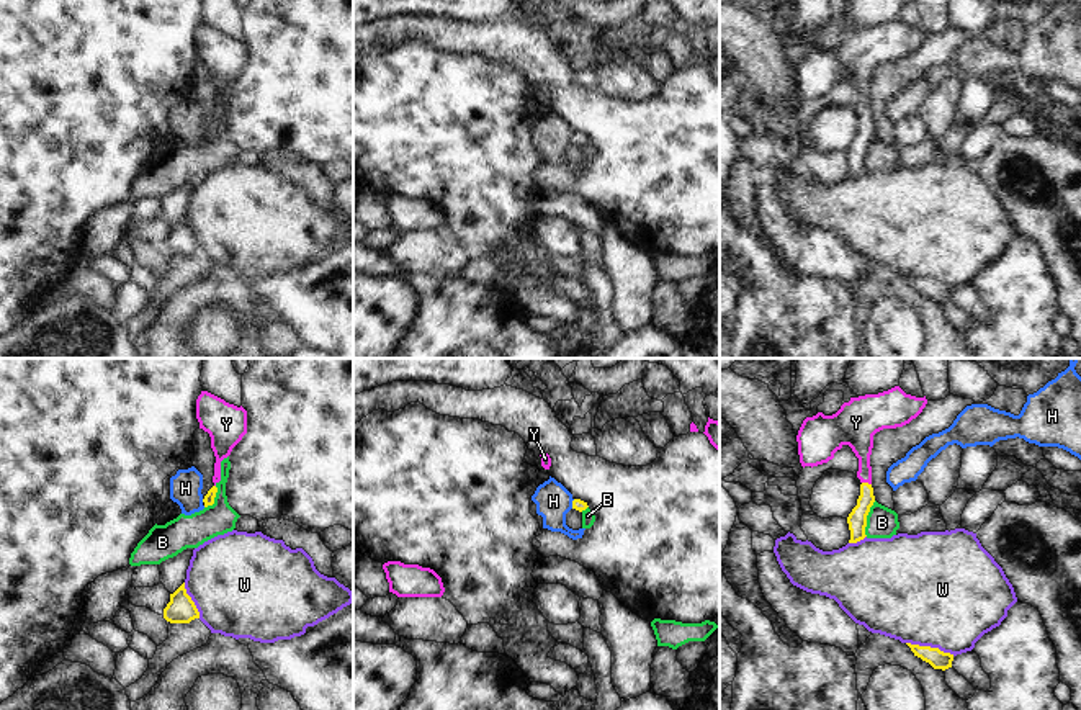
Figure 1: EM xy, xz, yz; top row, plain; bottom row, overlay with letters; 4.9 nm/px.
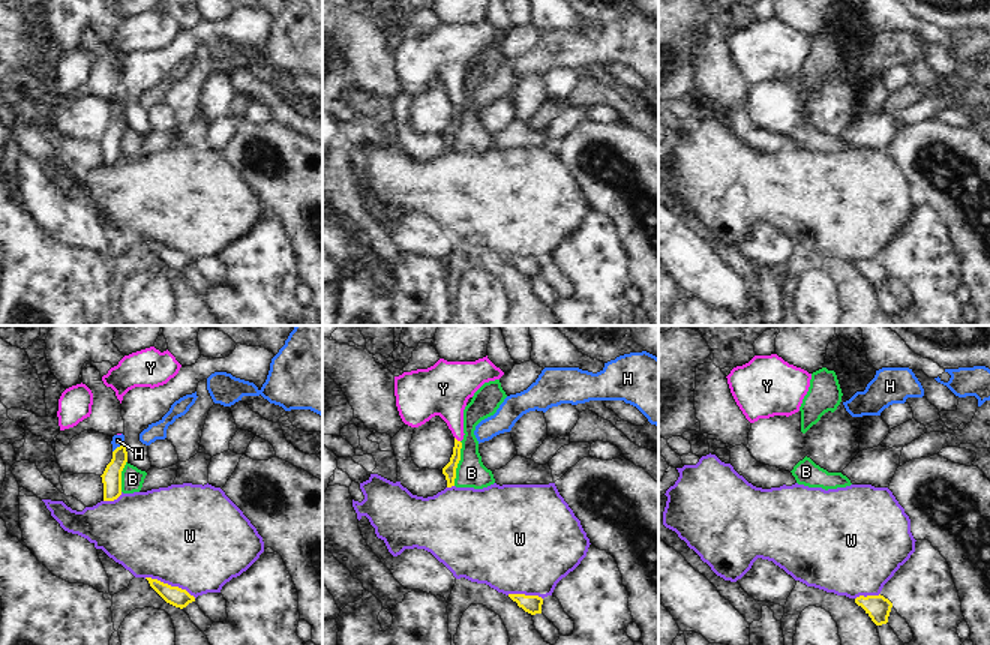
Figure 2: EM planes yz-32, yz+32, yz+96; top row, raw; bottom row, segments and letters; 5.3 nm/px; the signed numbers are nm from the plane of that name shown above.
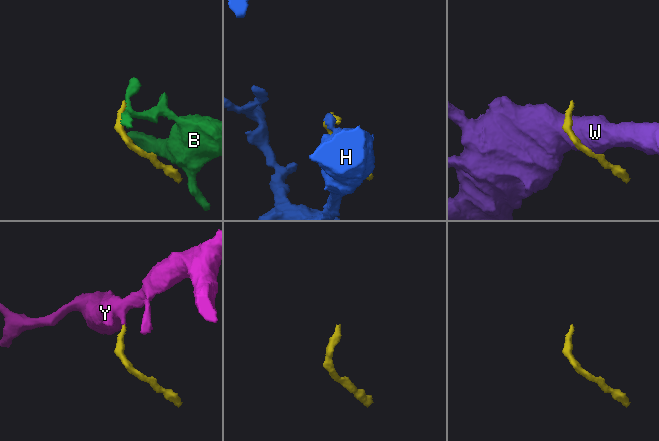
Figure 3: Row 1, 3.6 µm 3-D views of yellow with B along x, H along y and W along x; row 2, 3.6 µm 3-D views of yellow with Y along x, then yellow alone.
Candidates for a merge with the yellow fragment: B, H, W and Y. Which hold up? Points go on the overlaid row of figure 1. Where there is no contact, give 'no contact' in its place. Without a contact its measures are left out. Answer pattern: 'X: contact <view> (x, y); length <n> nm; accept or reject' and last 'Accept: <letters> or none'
B: contact yz (865, 519); length 180 nm; reject
H: contact xz (573, 504); length 50 nm; reject
W: contact yz (929, 647); length 240 nm; reject
Y: contact yz (867, 483); length 50 nm; accept
Accept: Y

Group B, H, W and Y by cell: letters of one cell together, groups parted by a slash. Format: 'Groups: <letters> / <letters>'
Groups: B / H / W / Y

